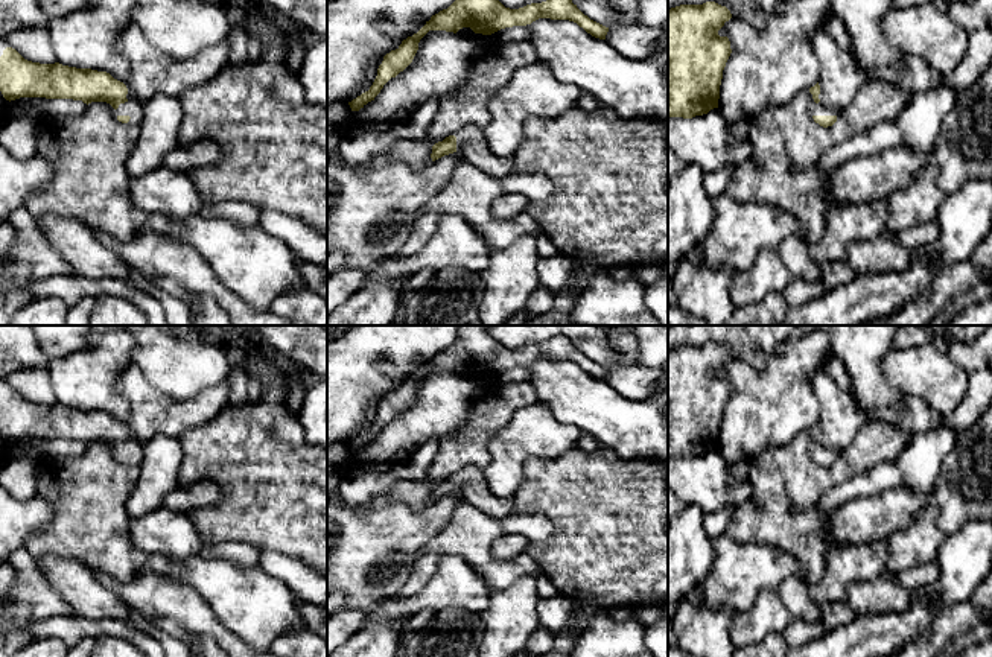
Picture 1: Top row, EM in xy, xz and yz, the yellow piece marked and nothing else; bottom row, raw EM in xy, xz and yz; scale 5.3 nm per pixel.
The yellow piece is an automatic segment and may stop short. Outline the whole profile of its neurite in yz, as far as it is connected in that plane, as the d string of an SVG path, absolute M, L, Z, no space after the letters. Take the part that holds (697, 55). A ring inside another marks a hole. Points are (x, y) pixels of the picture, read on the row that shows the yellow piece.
M715 2L668 9L668 117L692 119L718 108L723 70L732 53L729 38L718 30L730 18L730 11Z

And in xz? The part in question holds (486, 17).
M455 0L447 9L432 15L412 36L383 56L377 76L368 91L348 102L351 111L359 111L380 93L383 85L403 71L414 59L420 40L429 30L456 33L470 27L475 33L491 35L501 29L526 26L539 18L569 20L595 38L606 40L609 27L584 15L572 0L546 0L519 9L505 8L499 0Z

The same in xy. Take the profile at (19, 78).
M0 38L0 91L9 102L20 97L107 102L122 123L140 126L143 119L143 105L128 100L126 85L110 73L27 61L6 38Z

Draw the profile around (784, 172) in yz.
M867 81L857 93L855 102L828 128L814 122L809 114L811 100L809 90L802 90L790 102L764 110L749 119L753 157L735 167L724 192L736 204L765 204L790 213L803 227L808 243L814 243L823 236L826 216L835 204L828 196L831 172L820 167L823 154L854 135L867 132L881 122L898 120L910 102L910 94L885 81Z

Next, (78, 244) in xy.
M53 214L35 217L35 222L76 275L134 284L132 269L85 222Z

